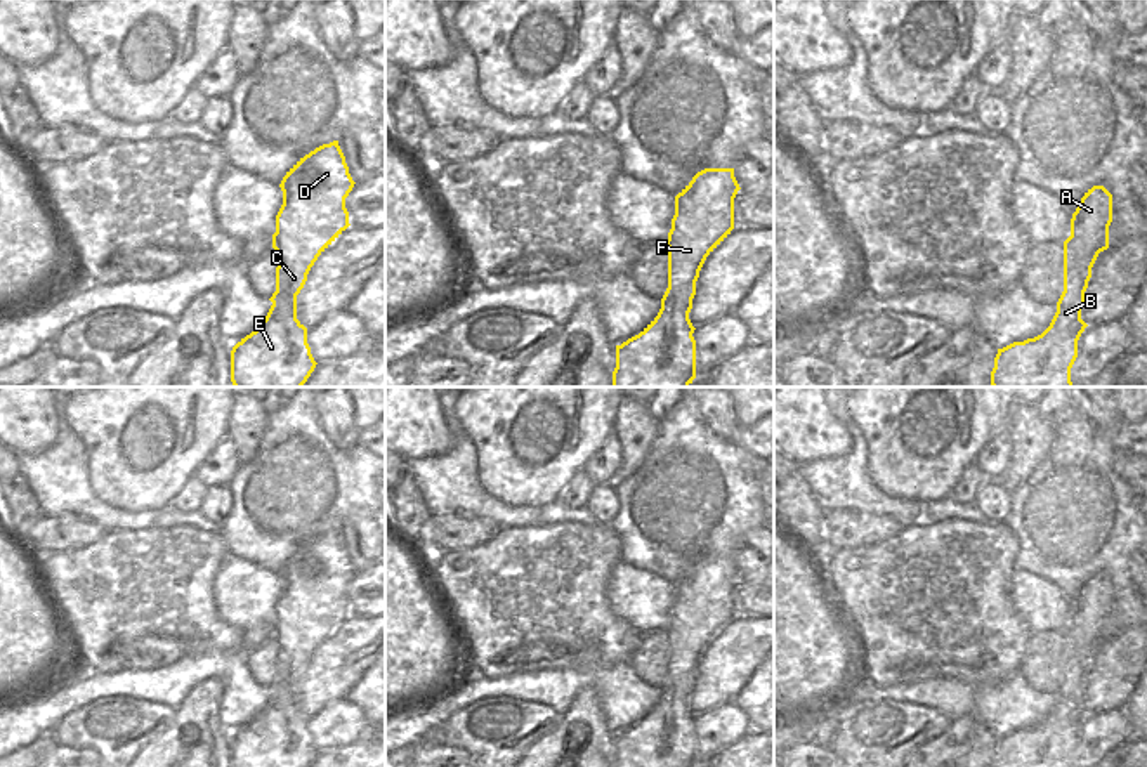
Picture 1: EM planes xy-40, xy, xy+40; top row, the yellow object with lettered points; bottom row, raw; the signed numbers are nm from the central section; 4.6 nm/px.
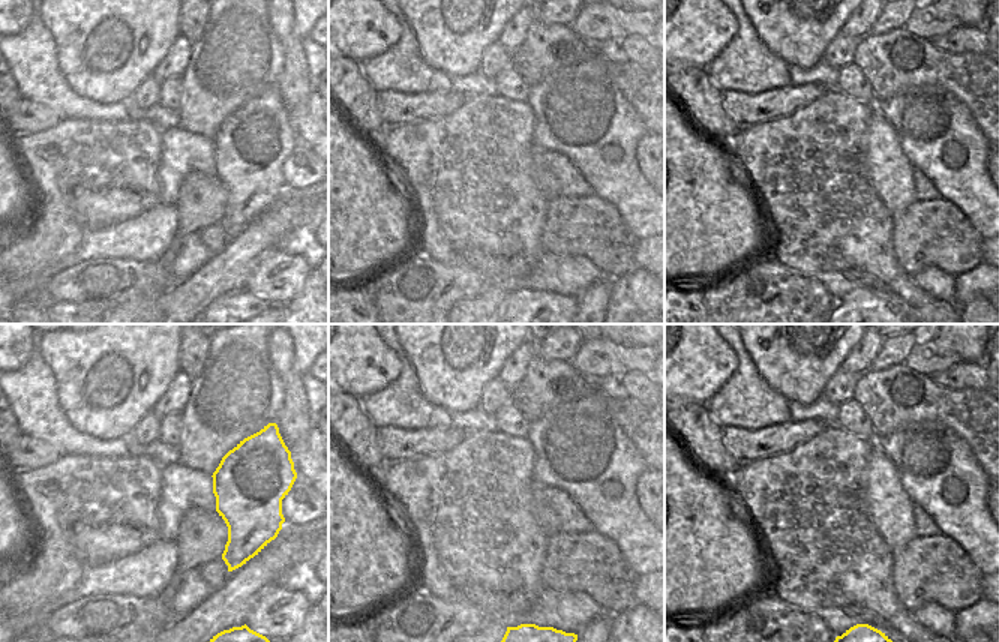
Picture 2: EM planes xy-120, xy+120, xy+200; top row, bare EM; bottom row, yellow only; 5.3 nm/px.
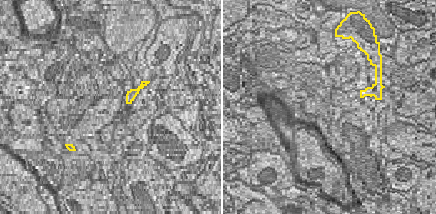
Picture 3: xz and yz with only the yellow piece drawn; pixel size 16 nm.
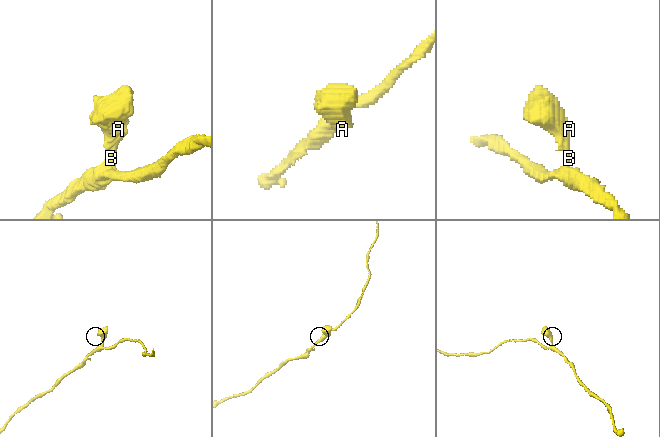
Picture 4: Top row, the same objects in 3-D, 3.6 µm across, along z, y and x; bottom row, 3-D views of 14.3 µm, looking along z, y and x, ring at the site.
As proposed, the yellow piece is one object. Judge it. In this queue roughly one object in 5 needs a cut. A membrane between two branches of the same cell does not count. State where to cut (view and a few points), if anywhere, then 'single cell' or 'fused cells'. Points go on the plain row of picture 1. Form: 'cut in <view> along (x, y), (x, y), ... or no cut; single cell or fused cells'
no cut; single cell

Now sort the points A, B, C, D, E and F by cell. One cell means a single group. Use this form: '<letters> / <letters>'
A B C D E F

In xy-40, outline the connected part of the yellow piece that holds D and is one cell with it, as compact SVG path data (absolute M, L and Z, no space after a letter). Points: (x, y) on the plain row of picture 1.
M338 529L316 536L283 566L283 593L272 623L279 646L272 694L265 708L233 736L231 767L309 767L314 760L318 751L307 732L307 717L297 708L297 684L318 646L351 614L345 587L354 573Z

